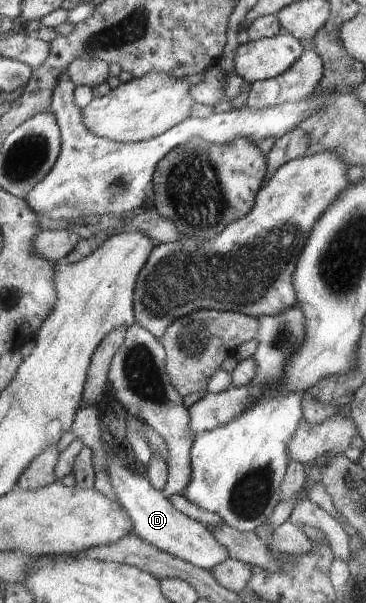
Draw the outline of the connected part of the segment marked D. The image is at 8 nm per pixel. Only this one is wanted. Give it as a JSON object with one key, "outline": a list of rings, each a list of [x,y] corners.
{"outline":[[[107,453],[107,462],[113,484],[118,494],[119,501],[130,512],[135,520],[135,531],[146,541],[153,543],[161,550],[170,555],[213,571],[214,568],[223,564],[232,557],[228,546],[225,546],[217,535],[204,522],[198,521],[185,513],[182,513],[174,502],[166,497],[164,491],[158,491],[147,475],[139,475],[128,469],[122,459],[115,457],[116,453]]]}

